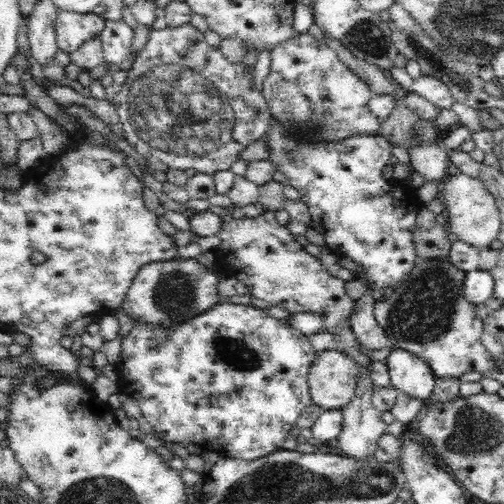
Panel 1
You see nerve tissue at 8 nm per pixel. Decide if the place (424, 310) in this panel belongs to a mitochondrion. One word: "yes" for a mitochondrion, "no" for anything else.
yes

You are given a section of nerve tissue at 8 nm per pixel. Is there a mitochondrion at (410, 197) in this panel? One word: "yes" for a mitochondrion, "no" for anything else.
no

